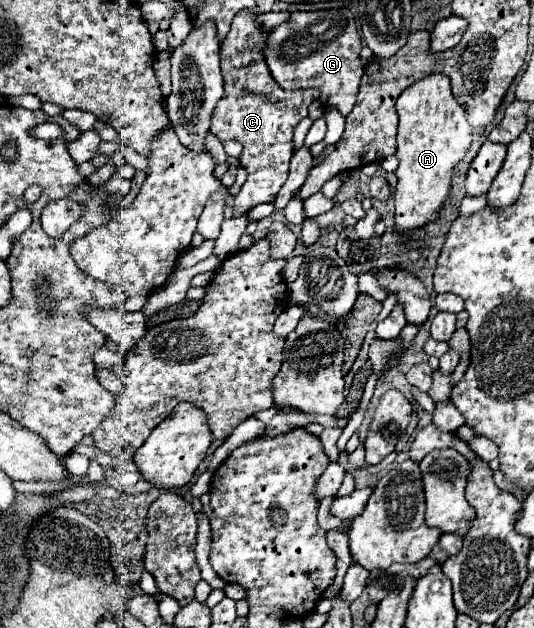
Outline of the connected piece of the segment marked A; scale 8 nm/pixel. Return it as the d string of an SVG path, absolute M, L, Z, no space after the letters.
M428 75L408 87L398 97L396 109L400 117L396 157L400 165L396 169L394 231L398 233L400 243L406 243L412 231L436 221L440 209L448 203L452 171L472 145L472 127L466 121L464 109L452 97L450 81L444 75Z

